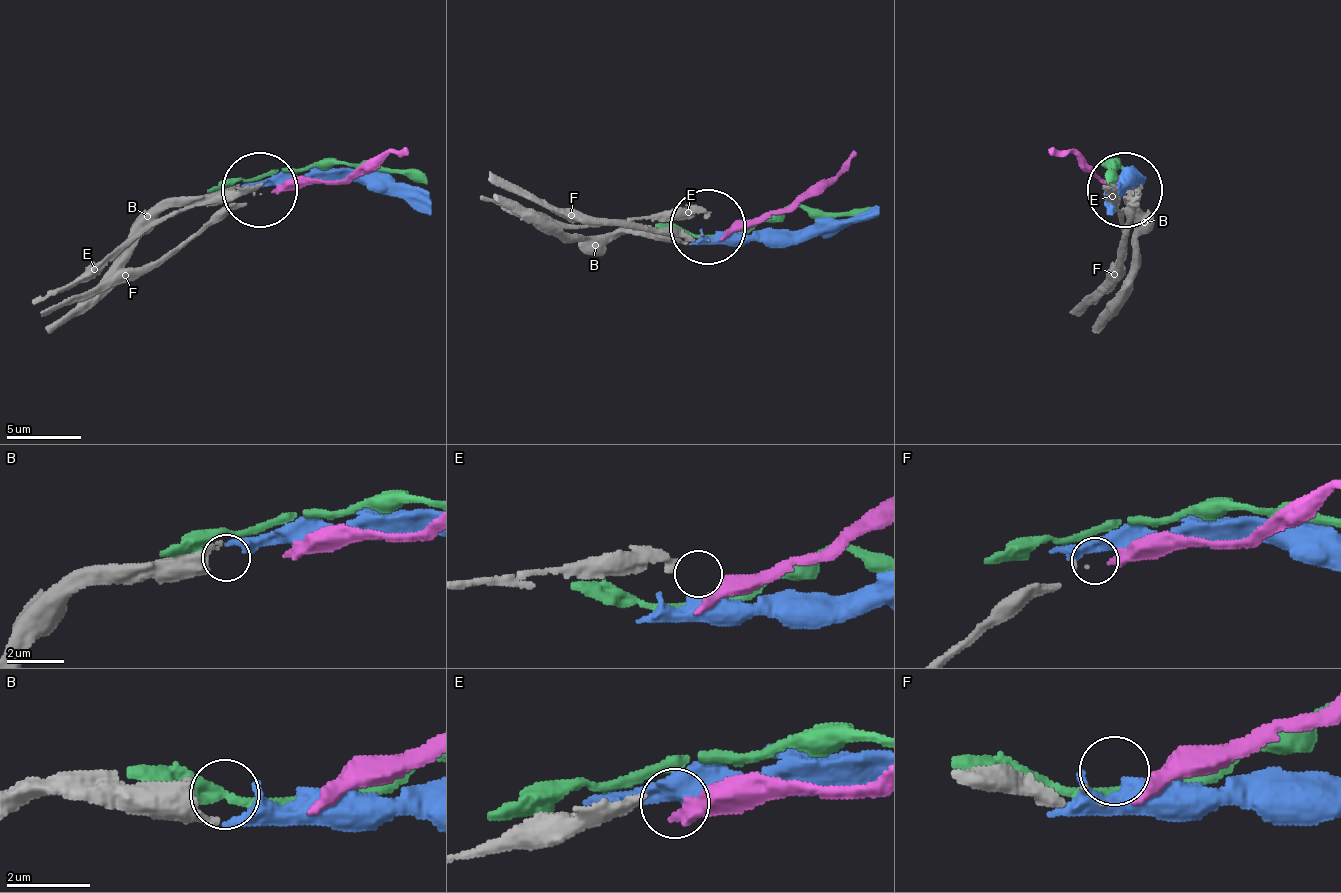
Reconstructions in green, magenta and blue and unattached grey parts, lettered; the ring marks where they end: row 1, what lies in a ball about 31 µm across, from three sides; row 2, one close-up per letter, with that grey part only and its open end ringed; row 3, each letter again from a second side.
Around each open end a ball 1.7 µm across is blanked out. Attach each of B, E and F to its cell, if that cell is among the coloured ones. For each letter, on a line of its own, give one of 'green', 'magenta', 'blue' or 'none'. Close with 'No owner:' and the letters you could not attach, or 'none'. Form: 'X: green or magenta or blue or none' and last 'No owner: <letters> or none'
B: blue
E: none
F: magenta
No owner: E

